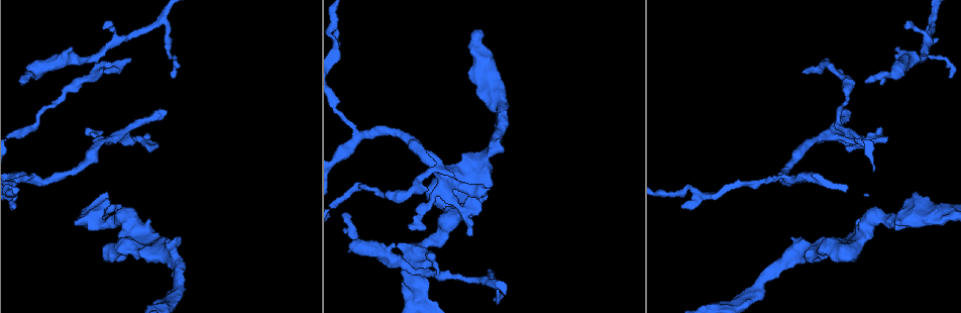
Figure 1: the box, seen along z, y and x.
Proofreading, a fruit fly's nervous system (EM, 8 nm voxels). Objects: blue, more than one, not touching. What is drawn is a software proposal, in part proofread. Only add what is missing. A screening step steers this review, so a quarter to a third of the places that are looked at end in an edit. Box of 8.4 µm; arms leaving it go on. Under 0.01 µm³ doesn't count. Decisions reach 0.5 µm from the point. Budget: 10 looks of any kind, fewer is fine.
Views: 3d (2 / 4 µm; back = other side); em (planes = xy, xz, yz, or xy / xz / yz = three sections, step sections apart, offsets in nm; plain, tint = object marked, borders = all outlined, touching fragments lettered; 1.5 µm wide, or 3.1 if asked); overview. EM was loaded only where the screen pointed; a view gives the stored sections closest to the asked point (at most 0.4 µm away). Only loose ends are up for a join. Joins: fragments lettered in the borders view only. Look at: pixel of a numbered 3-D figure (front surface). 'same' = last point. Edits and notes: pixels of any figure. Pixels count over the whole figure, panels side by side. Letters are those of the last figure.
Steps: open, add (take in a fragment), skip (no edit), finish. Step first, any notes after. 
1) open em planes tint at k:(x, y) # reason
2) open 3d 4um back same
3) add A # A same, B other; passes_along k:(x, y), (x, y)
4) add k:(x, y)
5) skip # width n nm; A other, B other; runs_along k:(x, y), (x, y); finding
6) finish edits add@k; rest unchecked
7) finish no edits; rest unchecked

open em xz step 4 borders at 1:(23, 83) # an open end

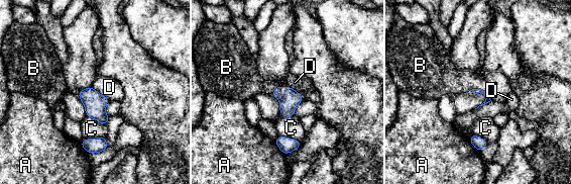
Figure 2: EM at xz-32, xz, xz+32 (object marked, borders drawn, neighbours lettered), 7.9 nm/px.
open em planes borders same # another direction

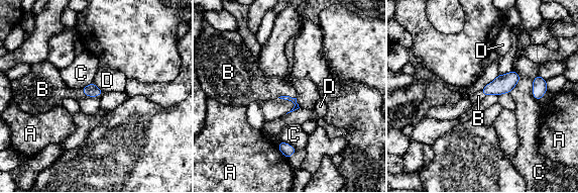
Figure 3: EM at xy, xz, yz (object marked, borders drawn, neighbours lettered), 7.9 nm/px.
add B # A other, B same, C other, D other; passes_along 3:(294, 100), (286, 96), (257, 87); the cell continues

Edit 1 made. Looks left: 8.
open em planes borders at 1:(828, 60) # thin end

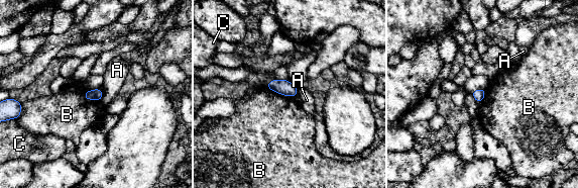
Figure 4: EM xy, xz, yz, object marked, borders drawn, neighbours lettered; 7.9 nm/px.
skip # longest_contact B 240 nm; A other, B other, C other; border 4:(265, 87), (294, 97); none of them fits

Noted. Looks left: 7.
open em planes tint at 1:(148, 137) # an open end

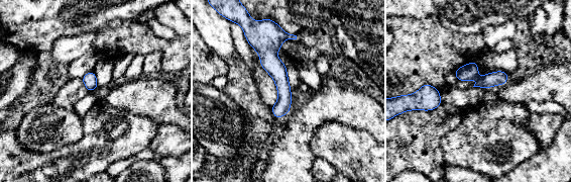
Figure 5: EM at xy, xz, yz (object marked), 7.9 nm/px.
open em planes borders same # see the neighbours

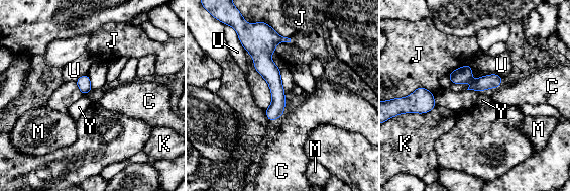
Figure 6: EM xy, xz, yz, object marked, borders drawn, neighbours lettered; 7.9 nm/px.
skip # width 110 nm; longest_contact J 200 nm; C other, J other, K other, M other, U other, Y other; none of them fits

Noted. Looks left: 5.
open 3d 4um at 1:(912, 193) # an open end

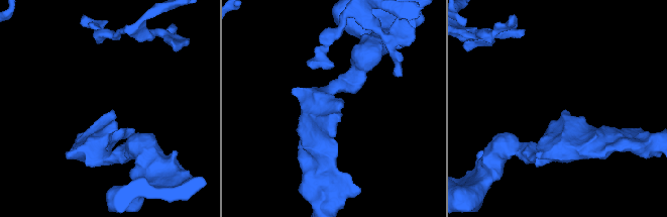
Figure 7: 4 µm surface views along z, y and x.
open em 3.1um yz step 8 borders at 7:(113, 115)

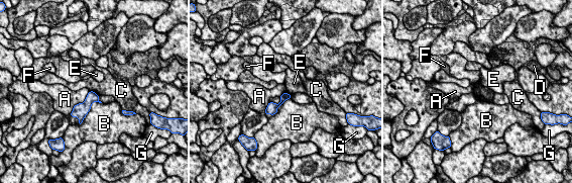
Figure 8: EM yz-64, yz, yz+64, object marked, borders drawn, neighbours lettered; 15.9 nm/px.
open em 3.1um planes borders same

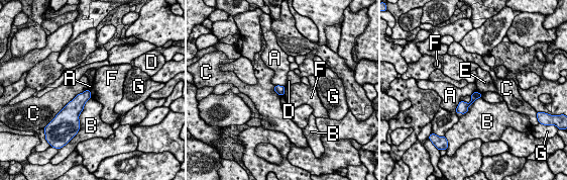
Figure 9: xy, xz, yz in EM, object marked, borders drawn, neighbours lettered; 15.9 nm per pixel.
skip # A other, B other, C other, D other, E other, F other, G other; border 9:(285, 87), (282, 95); no lettered fragment goes on from it

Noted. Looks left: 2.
finish edits add@3; rest unchecked

